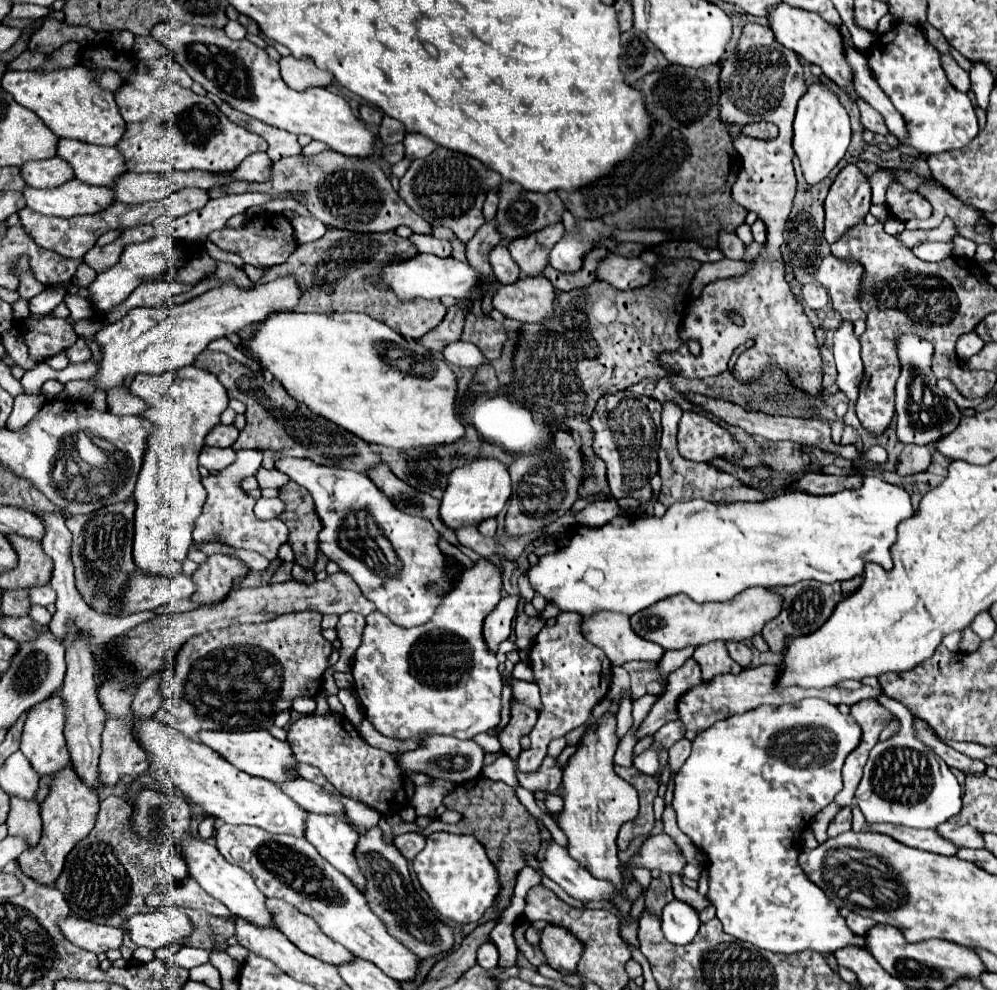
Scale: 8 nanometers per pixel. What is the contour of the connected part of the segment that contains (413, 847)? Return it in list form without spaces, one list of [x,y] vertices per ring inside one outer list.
[[[401,834],[395,838],[395,844],[407,860],[413,860],[415,854],[425,848],[425,838],[419,834]]]

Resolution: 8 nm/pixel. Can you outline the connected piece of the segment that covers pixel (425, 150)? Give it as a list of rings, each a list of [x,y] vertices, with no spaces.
[[[407,134],[403,144],[405,144],[405,152],[407,152],[405,158],[411,158],[411,160],[429,156],[437,148],[437,144],[429,138],[425,138],[423,134]]]

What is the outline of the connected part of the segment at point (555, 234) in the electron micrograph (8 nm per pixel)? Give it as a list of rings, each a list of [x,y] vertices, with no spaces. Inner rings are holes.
[[[557,222],[539,232],[509,240],[507,248],[509,248],[513,260],[519,264],[523,274],[537,276],[547,266],[549,250],[563,238],[563,234],[565,234],[565,228],[561,222]]]

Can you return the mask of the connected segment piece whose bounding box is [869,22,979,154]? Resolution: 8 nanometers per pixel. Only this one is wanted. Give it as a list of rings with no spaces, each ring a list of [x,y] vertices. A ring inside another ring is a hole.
[[[897,22],[889,32],[879,34],[869,52],[869,66],[877,74],[881,90],[907,122],[909,136],[905,144],[921,150],[923,154],[963,148],[979,132],[969,96],[947,82],[939,56],[937,48],[927,42],[923,28],[903,22]]]

